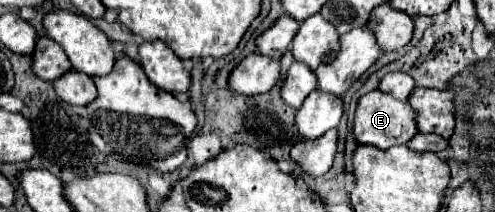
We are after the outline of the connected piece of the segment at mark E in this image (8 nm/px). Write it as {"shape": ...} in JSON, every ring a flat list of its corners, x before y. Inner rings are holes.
{"shape":[[374,90,374,92,370,92,370,94,366,94,358,100,358,106,356,106,356,112,354,112,352,134,358,140,358,144,378,146,382,150,396,146,396,144,406,144,416,134,414,110,406,102,394,100,390,94]]}

